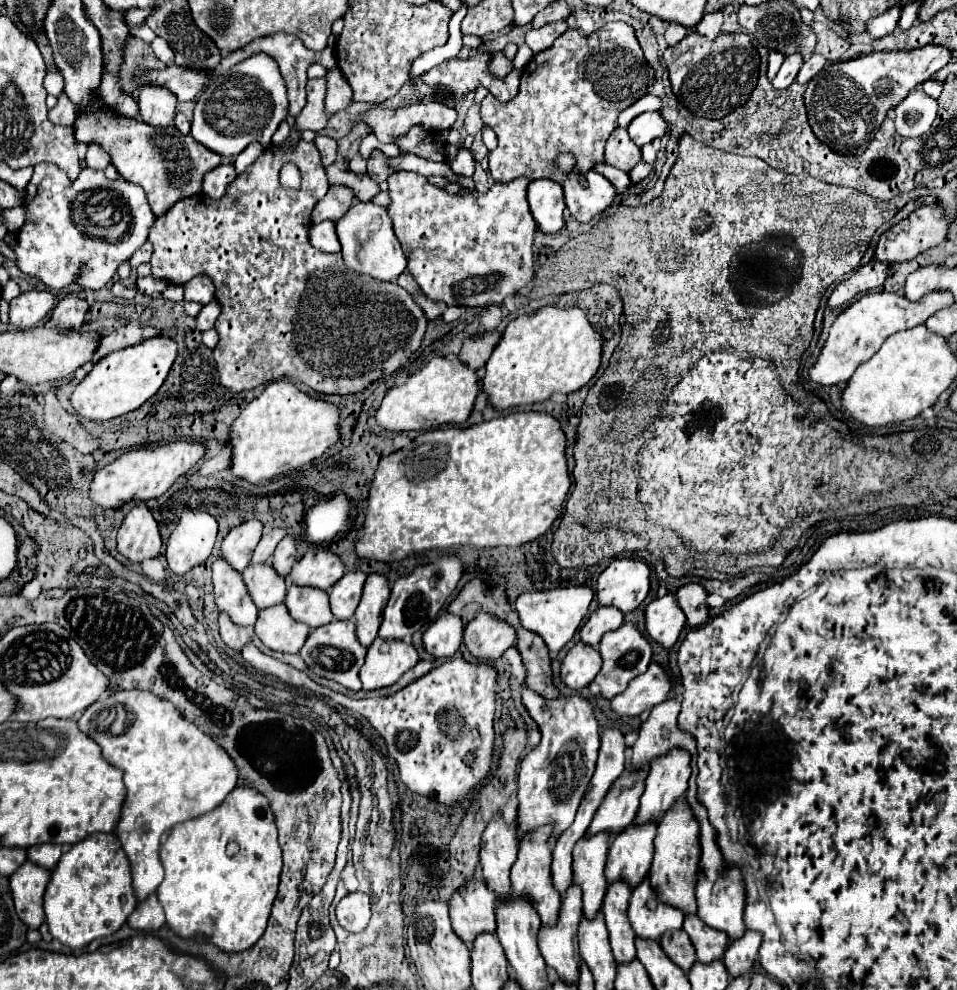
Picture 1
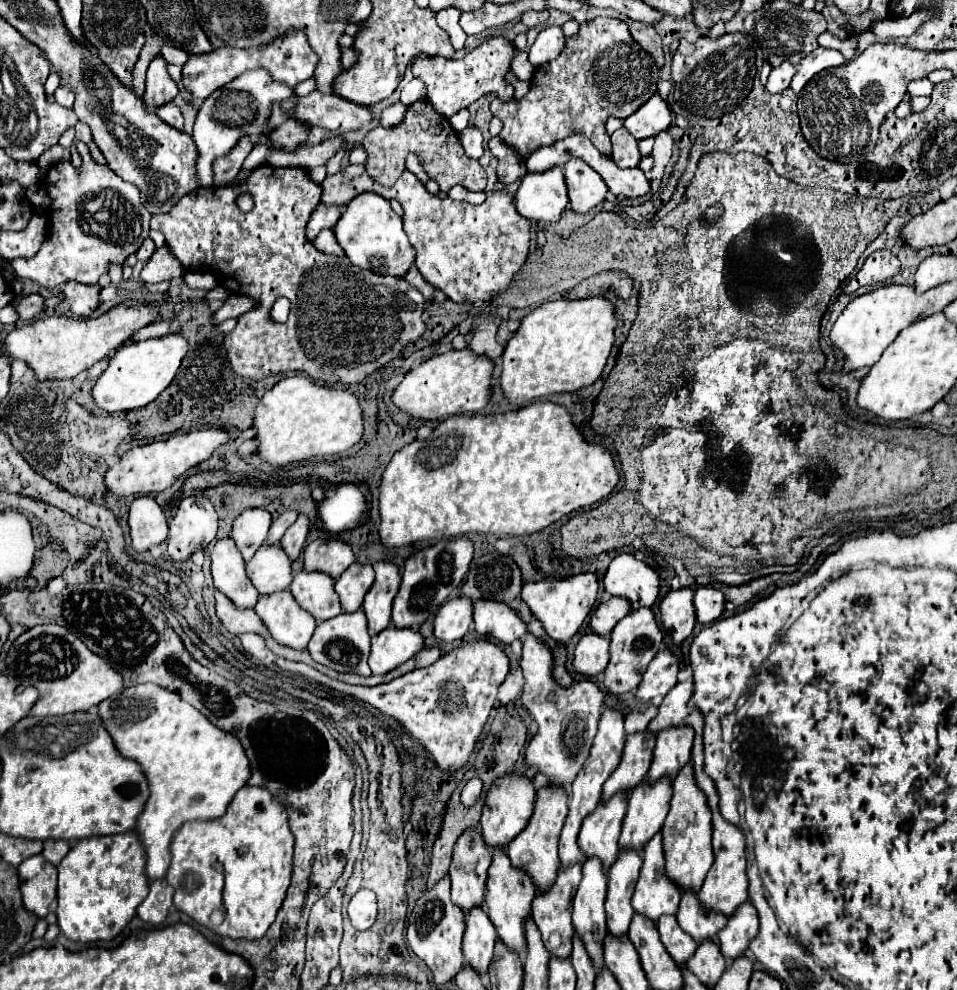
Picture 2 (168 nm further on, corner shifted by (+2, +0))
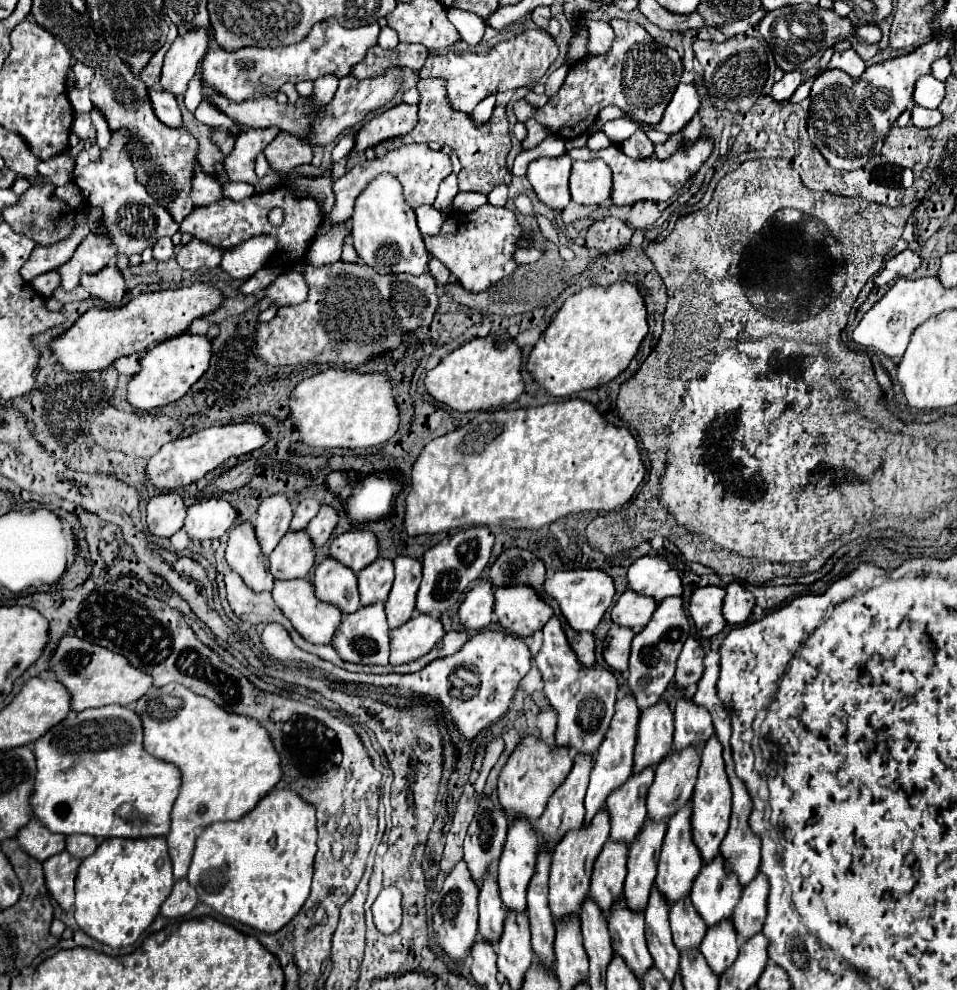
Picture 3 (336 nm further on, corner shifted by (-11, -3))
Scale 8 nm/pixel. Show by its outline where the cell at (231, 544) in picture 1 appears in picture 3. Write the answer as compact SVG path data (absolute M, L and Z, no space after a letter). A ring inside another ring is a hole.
M272 495L262 501L258 517L254 521L256 537L260 541L262 553L270 555L278 541L286 535L292 521L292 507L284 495Z

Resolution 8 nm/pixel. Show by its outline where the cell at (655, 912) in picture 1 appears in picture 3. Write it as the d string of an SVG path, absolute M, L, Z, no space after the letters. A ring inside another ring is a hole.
M690 801L686 803L686 809L680 809L670 821L668 821L668 831L664 837L664 845L662 845L662 853L658 859L658 875L656 875L656 887L662 891L662 895L668 899L668 903L676 903L680 899L684 899L690 893L690 887L694 883L694 877L700 873L702 869L702 855L698 853L698 847L694 845L694 841L690 841ZM684 827L686 827L686 837L684 837ZM662 875L662 879L660 879Z

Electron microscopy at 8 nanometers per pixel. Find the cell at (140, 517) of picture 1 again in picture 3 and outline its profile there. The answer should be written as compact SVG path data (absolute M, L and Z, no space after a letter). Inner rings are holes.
M178 493L156 495L148 503L148 531L160 539L170 539L178 529L182 529L184 517L186 505Z

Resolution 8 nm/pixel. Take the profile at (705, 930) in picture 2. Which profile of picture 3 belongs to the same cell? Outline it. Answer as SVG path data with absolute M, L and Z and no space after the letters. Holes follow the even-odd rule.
M722 853L700 869L690 889L690 899L708 927L728 919L734 905L740 901L740 895L742 889L738 889L738 881L726 877L726 869L722 869Z

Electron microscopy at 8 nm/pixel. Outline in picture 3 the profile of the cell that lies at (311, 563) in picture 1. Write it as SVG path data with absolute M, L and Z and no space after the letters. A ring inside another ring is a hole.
M366 529L348 531L332 541L330 555L354 569L354 573L360 573L378 559L378 539L372 531Z

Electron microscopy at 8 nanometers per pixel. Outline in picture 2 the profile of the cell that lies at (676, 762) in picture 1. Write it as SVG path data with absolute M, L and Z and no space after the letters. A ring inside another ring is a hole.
M673 726L657 734L657 746L653 752L653 764L647 774L649 782L663 776L675 778L679 770L689 764L693 746L693 730L689 726Z

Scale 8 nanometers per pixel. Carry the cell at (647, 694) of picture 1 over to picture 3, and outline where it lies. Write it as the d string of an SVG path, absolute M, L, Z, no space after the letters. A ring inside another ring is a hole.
M688 637L678 657L674 681L678 687L688 687L700 681L704 673L704 649L696 637Z

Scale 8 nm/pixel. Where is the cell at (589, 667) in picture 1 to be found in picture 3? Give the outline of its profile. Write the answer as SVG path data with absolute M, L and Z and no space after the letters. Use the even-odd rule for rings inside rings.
M612 625L608 639L610 639L610 645L604 651L604 659L612 671L622 673L628 669L628 657L630 657L630 645L634 639L634 631L620 627L620 625Z

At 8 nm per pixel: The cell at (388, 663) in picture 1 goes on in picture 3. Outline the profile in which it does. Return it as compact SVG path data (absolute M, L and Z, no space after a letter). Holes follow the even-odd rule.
M414 613L402 627L390 631L390 663L410 663L426 655L444 637L442 621L426 615Z

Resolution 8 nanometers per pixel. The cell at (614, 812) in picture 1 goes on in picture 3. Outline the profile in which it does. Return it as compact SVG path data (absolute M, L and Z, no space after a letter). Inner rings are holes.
M658 701L642 711L638 743L634 751L634 771L656 767L672 751L674 713L666 701Z

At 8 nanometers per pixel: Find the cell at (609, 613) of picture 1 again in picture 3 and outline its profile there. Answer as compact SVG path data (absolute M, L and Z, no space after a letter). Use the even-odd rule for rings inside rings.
M626 589L616 601L616 605L612 607L612 621L616 625L634 629L634 627L646 625L654 615L656 607L658 603L654 603L652 597L642 597L632 589Z

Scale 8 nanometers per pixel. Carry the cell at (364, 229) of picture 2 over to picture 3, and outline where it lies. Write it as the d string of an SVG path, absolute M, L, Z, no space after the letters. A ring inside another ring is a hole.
M382 173L370 181L364 193L358 195L354 215L352 215L352 243L356 253L364 259L366 265L376 269L378 273L412 273L422 275L428 271L428 251L420 229L416 225L416 215L410 205L406 205L404 191L400 181L390 175Z

